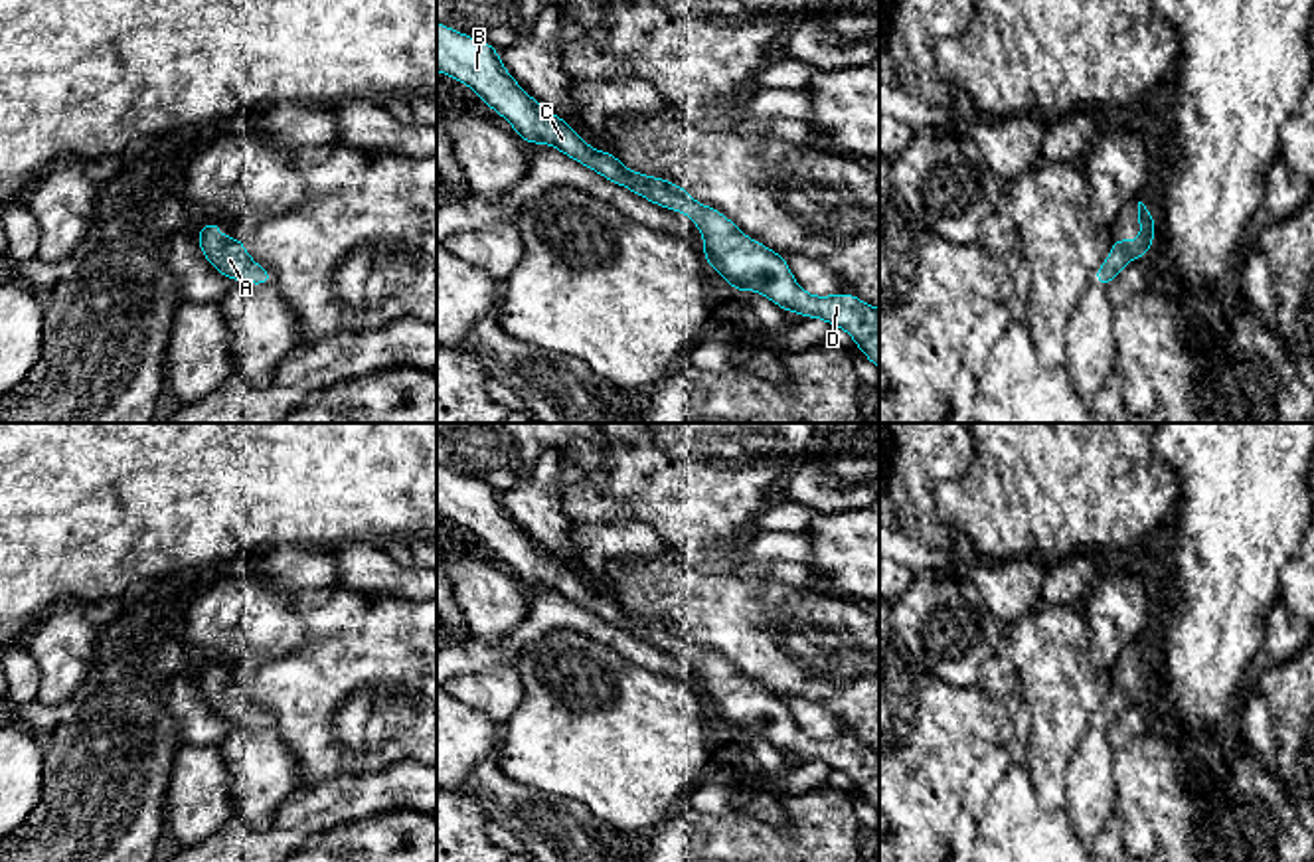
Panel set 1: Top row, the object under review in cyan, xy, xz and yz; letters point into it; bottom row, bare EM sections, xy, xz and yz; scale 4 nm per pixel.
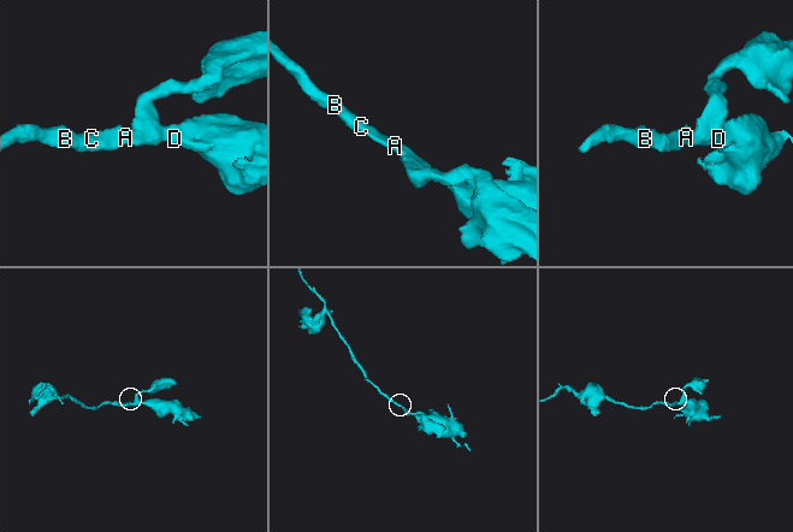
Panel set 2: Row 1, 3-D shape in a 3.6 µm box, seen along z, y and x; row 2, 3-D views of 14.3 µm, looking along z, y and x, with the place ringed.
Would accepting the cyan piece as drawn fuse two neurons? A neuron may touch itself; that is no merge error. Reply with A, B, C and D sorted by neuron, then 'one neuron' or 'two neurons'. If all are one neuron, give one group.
A B C D | one neuron

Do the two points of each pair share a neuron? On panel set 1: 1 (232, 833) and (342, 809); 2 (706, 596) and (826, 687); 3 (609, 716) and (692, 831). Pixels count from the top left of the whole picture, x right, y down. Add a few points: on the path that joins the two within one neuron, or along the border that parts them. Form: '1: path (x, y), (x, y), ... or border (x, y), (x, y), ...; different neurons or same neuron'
1: path (259, 841), (277, 841), (307, 811), (315, 809); same neuron
2: path (736, 615), (771, 631), (797, 657); same neuron
3: border (682, 805), (655, 829); different neurons

